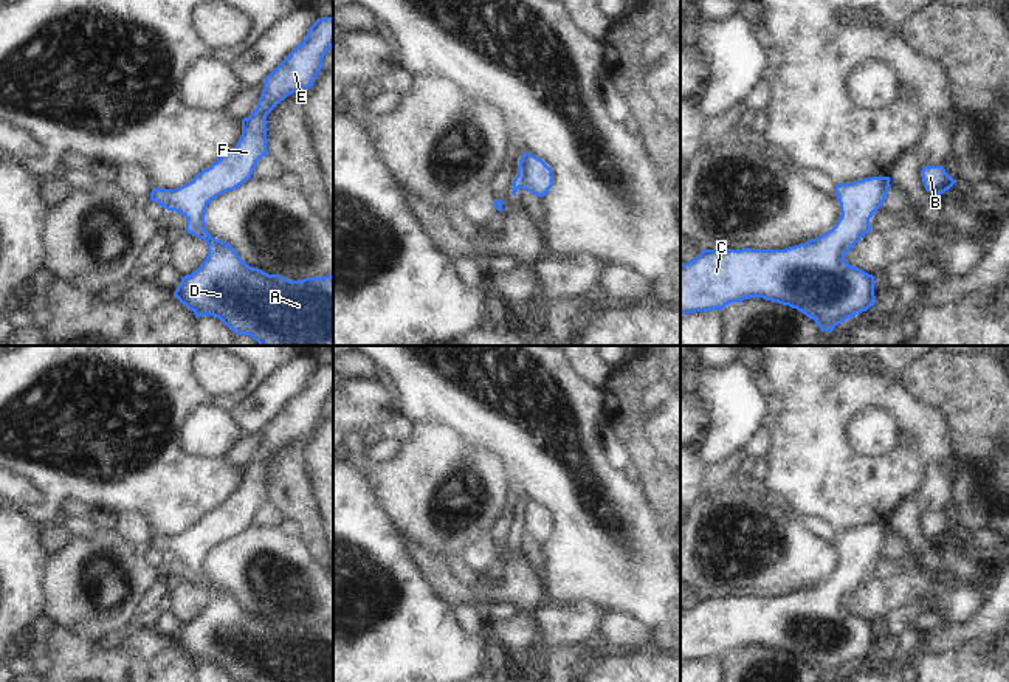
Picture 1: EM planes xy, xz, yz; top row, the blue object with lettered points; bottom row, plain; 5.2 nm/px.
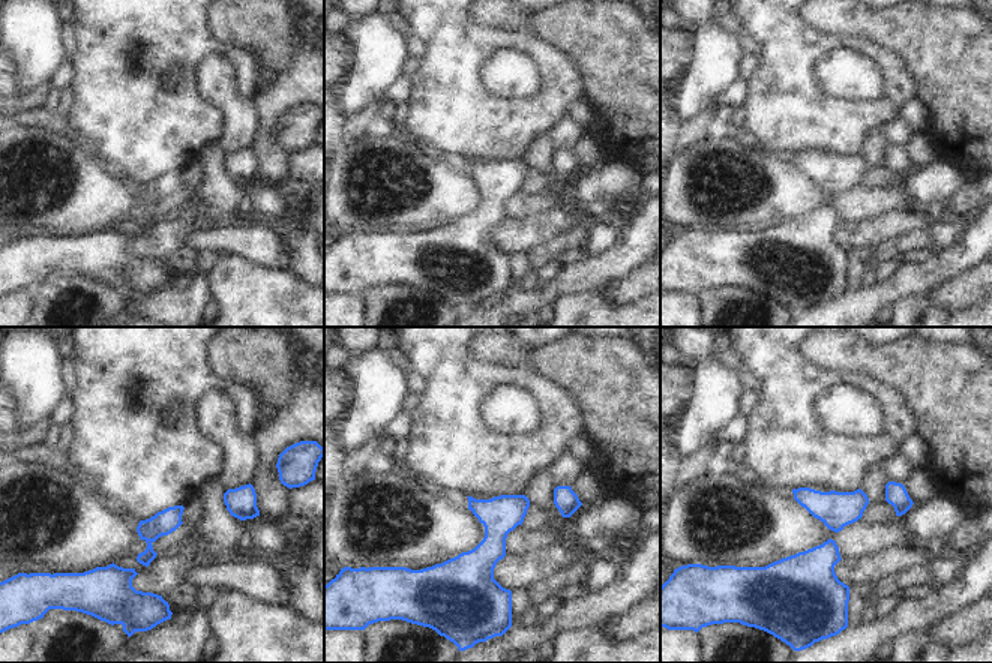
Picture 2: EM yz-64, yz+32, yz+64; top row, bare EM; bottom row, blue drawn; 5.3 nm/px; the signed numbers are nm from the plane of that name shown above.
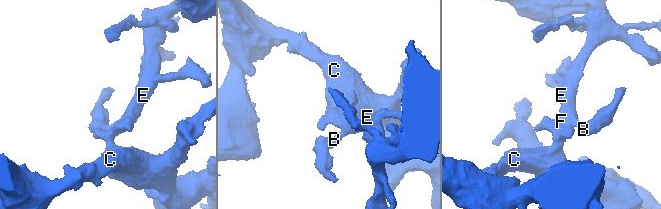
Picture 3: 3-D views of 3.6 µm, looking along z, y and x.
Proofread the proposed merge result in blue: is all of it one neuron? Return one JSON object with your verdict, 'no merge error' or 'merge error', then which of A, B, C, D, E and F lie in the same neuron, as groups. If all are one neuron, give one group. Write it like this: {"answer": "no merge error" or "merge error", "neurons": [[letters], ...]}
{"answer": "no merge error", "neurons": [["A", "B", "C", "D", "E", "F"]]}

